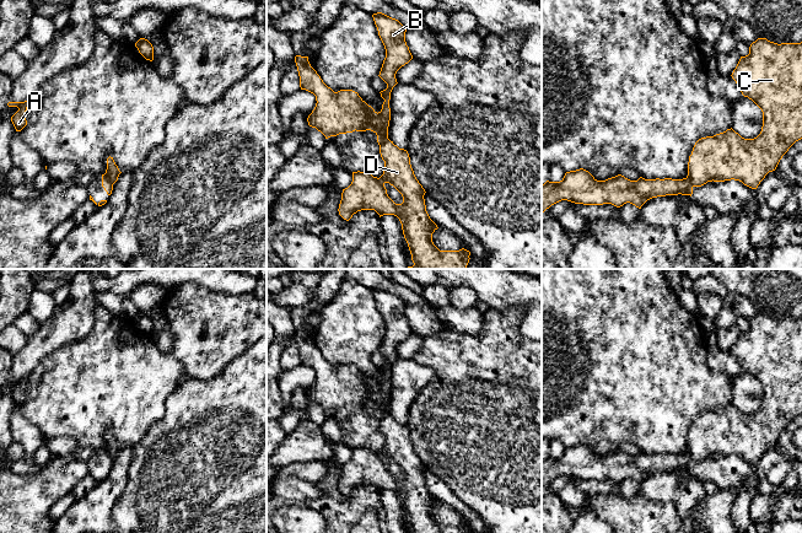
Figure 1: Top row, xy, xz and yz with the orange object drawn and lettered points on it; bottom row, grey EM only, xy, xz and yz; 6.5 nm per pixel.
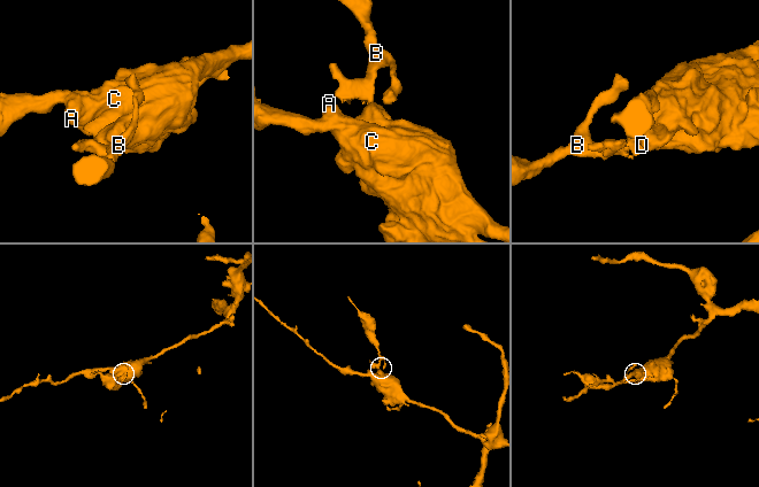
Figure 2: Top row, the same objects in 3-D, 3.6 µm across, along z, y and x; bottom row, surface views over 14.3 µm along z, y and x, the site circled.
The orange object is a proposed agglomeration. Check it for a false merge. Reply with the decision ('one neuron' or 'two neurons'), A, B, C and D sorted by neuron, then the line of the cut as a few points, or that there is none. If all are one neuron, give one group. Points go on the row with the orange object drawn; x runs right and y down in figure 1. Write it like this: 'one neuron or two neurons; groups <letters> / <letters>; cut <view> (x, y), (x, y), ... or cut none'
two neurons; groups A C D / B; cut xy (105, 173), (112, 184)

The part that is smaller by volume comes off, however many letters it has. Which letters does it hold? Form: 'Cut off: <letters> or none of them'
Cut off: B

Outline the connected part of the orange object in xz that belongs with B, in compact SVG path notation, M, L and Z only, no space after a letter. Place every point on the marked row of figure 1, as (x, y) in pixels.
M382 12L373 14L372 17L386 49L378 76L387 84L387 88L380 92L384 102L378 113L357 92L352 90L334 92L328 87L311 66L308 56L295 56L300 87L313 93L317 101L307 118L308 125L321 131L325 139L355 130L373 131L378 145L388 139L391 92L398 84L395 74L413 59L413 55L405 42L407 28L398 20Z

